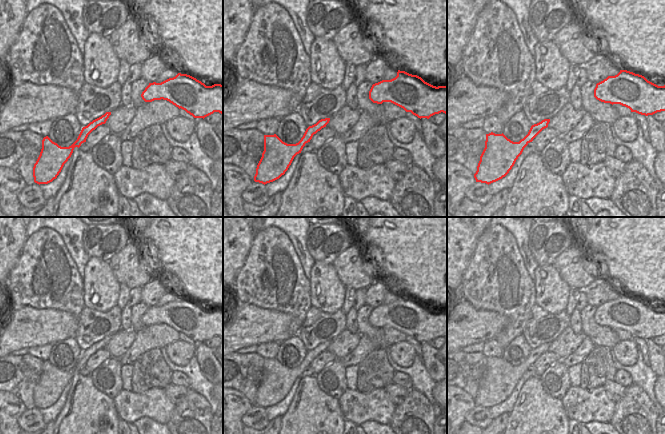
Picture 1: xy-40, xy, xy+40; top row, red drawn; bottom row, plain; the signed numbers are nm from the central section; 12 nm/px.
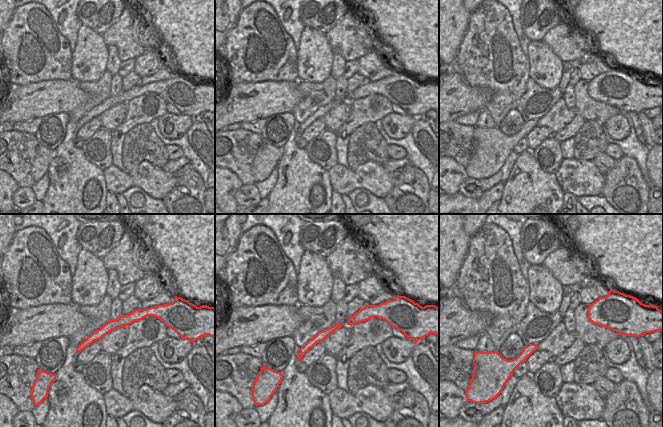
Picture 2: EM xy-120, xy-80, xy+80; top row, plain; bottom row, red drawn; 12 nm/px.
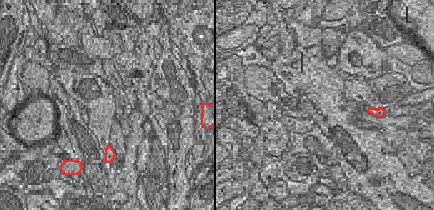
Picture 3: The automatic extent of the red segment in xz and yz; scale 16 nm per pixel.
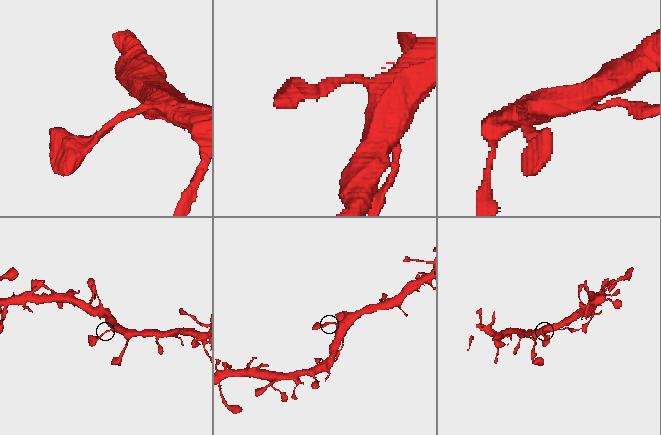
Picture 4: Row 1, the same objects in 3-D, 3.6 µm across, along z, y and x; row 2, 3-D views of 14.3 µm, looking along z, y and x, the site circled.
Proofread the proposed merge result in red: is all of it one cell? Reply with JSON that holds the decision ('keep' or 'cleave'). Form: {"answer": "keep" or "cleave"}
{"answer": "keep"}

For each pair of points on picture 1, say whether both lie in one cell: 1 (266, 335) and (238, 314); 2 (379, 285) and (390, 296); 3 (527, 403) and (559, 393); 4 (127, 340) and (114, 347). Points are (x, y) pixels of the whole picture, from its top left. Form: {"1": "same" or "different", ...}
{"1": "same", "2": "different", "3": "different", "4": "same"}

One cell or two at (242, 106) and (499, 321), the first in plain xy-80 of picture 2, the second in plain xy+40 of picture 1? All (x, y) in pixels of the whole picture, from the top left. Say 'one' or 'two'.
one

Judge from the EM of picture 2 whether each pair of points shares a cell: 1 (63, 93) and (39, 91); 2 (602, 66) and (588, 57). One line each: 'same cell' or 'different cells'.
1: same cell
2: same cell

